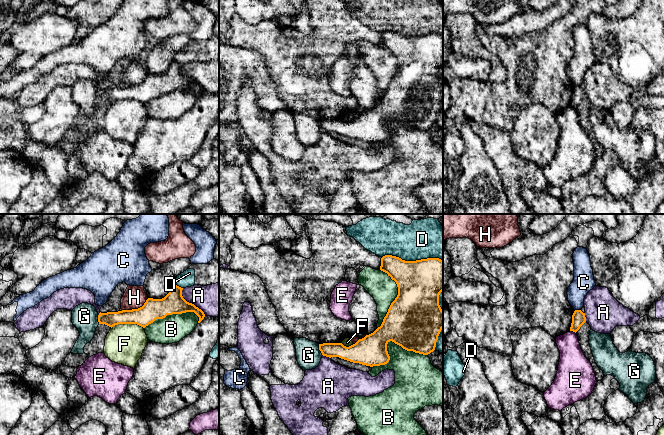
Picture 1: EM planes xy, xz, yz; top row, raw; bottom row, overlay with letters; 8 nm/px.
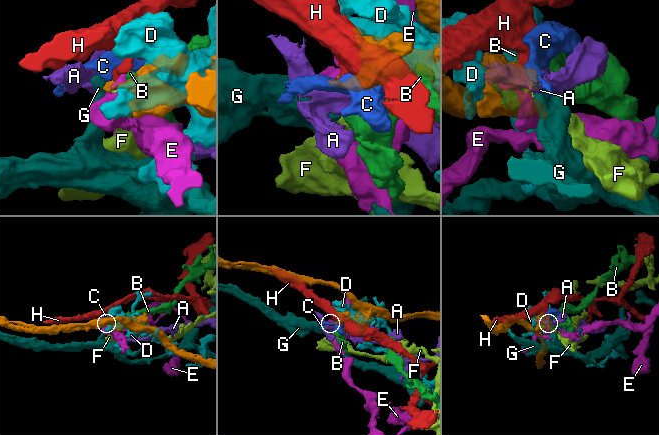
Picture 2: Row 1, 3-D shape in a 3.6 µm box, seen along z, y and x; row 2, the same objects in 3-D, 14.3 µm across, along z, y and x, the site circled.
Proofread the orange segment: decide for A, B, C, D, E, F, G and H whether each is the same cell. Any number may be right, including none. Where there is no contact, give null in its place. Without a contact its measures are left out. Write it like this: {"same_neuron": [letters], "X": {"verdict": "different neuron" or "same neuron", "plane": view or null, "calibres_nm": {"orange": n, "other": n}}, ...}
{"same_neuron": [], "A": {"verdict": "different neuron", "plane": "xy", "calibres_nm": {"orange": 180, "other": 280}}, "B": {"verdict": "different neuron", "plane": "xz", "calibres_nm": {"orange": 460, "other": 240}}, "C": {"verdict": "different neuron", "plane": "yz", "calibres_nm": {"orange": 110, "other": 170}}, "D": {"verdict": "different neuron", "plane": "xz", "calibres_nm": {"orange": 360, "other": 320}}, "E": {"verdict": "different neuron", "plane": "yz", "calibres_nm": {"orange": 110, "other": 220}}, "F": {"verdict": "different neuron", "plane": "xy", "calibres_nm": {"orange": 170, "other": 320}}, "G": {"verdict": "different neuron", "plane": "xz", "calibres_nm": {"orange": 110, "other": 190}}, "H": {"verdict": "different neuron", "plane": "xy", "calibres_nm": {"orange": 170, "other": 180}}}

